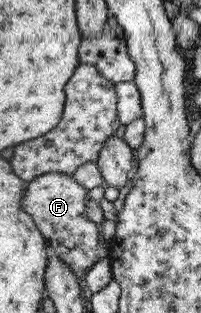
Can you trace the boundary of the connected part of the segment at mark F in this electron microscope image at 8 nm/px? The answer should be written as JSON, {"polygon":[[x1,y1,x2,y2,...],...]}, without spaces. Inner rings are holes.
{"polygon":[[49,172,26,184,20,202,22,209,31,217,43,237,47,257,55,256,65,261,77,278,108,254,100,237,99,226,85,215,85,203,88,199,87,190,70,175]]}

